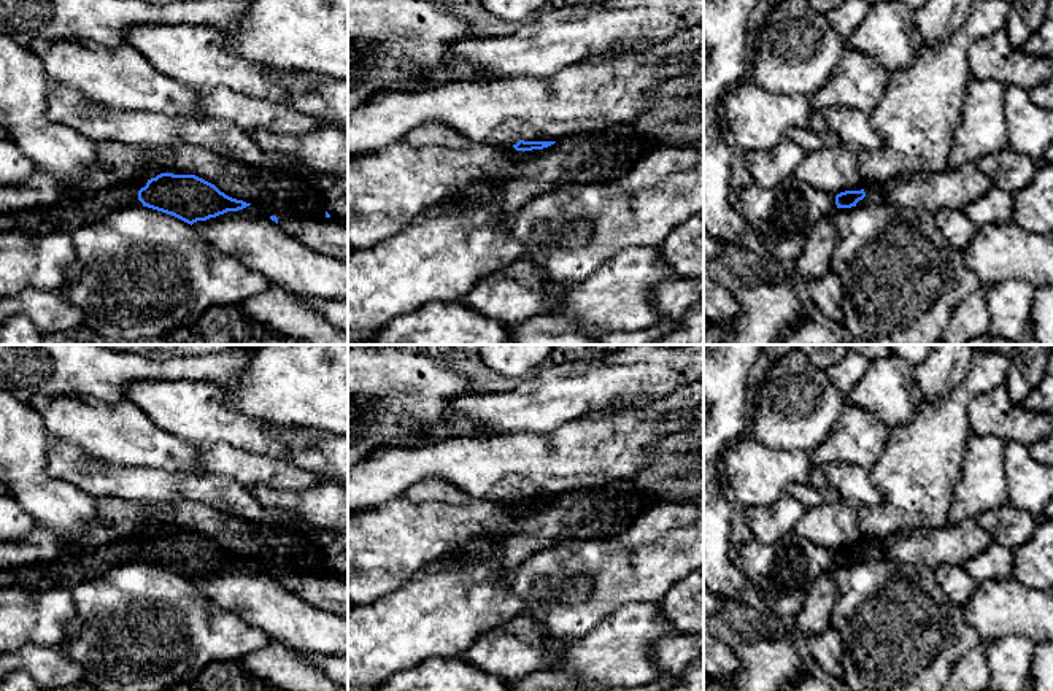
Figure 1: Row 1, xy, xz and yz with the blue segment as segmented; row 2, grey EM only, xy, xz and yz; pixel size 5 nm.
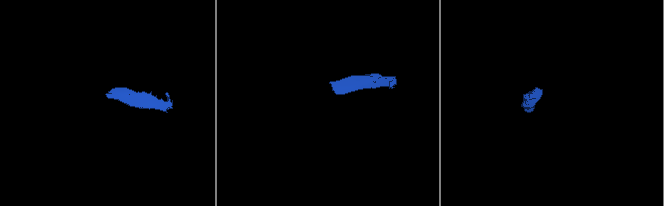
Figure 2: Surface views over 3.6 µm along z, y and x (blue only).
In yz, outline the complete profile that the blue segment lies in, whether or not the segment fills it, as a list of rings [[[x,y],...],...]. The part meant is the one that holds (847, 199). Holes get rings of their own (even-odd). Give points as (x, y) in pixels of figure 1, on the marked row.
[[[858,180],[851,189],[835,195],[837,208],[864,207],[872,203],[888,205],[883,184]]]

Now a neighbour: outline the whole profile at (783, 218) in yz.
[[[797,176],[773,189],[758,183],[740,189],[739,213],[759,235],[767,254],[796,261],[813,227],[837,208],[835,195],[820,191]]]

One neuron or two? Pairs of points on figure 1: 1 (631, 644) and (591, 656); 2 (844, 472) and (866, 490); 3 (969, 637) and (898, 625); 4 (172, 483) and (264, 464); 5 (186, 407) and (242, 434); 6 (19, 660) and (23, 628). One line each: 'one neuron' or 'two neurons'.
1: one neuron
2: one neuron
3: one neuron
4: two neurons
5: one neuron
6: two neurons

